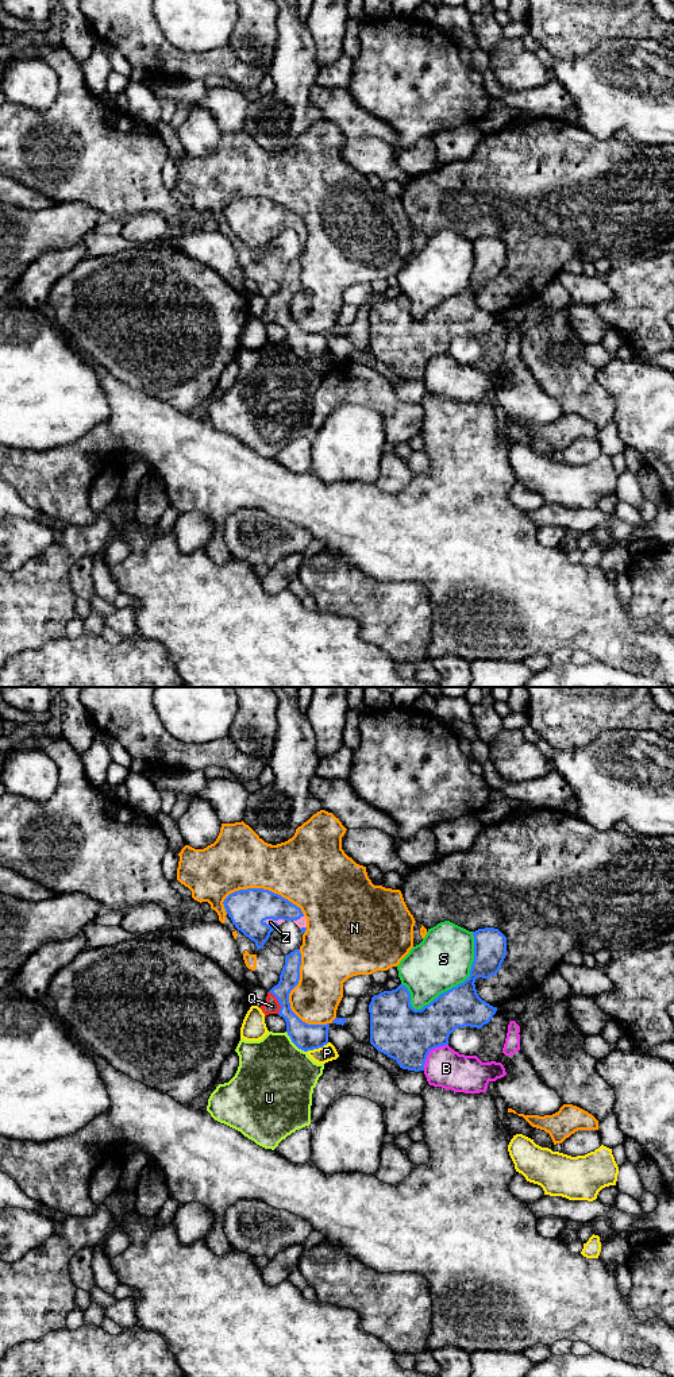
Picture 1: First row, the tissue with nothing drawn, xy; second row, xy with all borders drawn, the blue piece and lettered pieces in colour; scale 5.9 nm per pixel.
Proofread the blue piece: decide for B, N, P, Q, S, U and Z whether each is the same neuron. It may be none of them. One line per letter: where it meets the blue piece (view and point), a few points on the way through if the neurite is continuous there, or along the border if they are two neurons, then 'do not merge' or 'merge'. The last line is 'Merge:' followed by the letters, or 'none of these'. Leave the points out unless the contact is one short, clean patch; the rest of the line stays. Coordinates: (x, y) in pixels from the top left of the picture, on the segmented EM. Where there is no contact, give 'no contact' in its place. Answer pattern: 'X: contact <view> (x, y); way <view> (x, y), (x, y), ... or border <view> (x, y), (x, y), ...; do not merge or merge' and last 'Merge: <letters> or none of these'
B: contact xy (428, 1052); do not merge
N: contact xy (288, 996); do not merge
P: contact xy (318, 1048); border xy (328, 1042), (307, 1052); do not merge
Q: contact xy (278, 1002); way xy (303, 1036), (278, 1002), (272, 1006); merge
S: contact xy (465, 980); do not merge
U: contact xy (295, 1044); do not merge
Z: contact xy (273, 920); merge
Merge: Q, Z

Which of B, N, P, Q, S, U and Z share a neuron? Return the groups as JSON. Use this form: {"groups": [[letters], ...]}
{"groups": [["B"], ["N"], ["P"], ["Q", "Z"], ["S"], ["U"]]}

